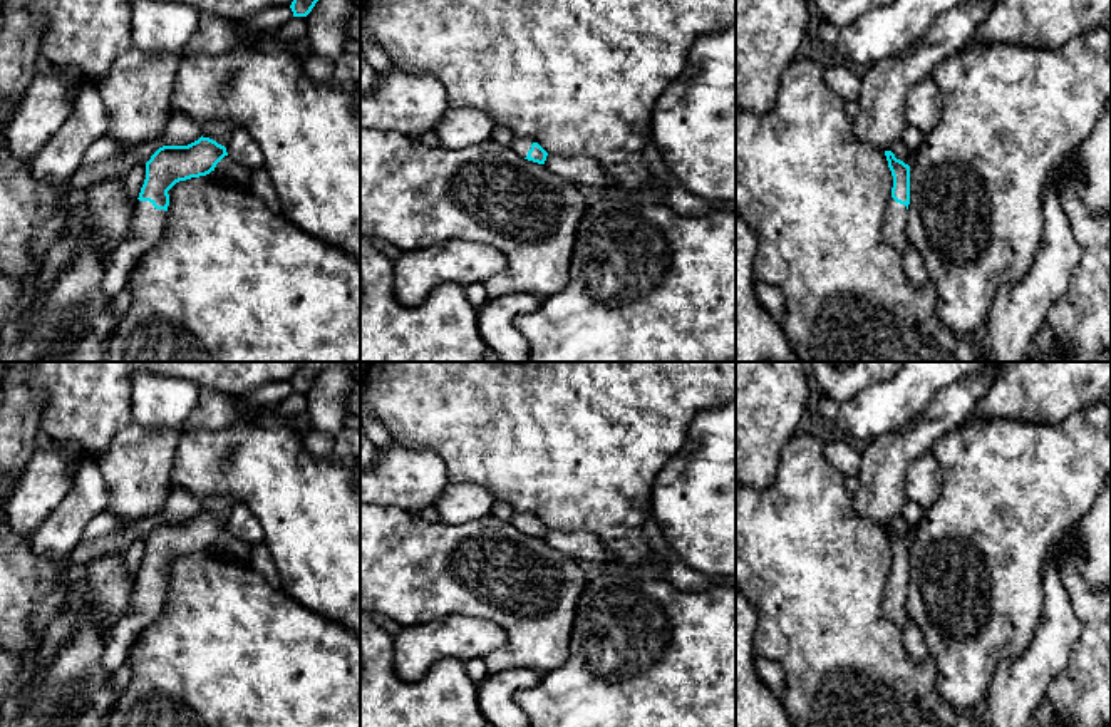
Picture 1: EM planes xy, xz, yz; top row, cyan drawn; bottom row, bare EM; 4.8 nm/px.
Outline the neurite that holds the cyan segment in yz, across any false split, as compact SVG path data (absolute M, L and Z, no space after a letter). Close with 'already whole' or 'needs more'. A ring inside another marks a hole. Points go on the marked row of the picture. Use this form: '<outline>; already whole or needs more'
M885 151L885 156L893 176L893 188L883 214L881 235L888 245L903 255L908 246L905 228L910 204L910 166L897 159L891 151Z; needs more

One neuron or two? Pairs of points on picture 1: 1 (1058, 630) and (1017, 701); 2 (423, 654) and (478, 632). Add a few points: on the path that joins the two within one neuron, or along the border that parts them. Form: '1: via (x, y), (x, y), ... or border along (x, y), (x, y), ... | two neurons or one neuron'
1: via (1051, 647), (1023, 684) | one neuron
2: via (436, 640), (439, 637), (465, 637) | one neuron

